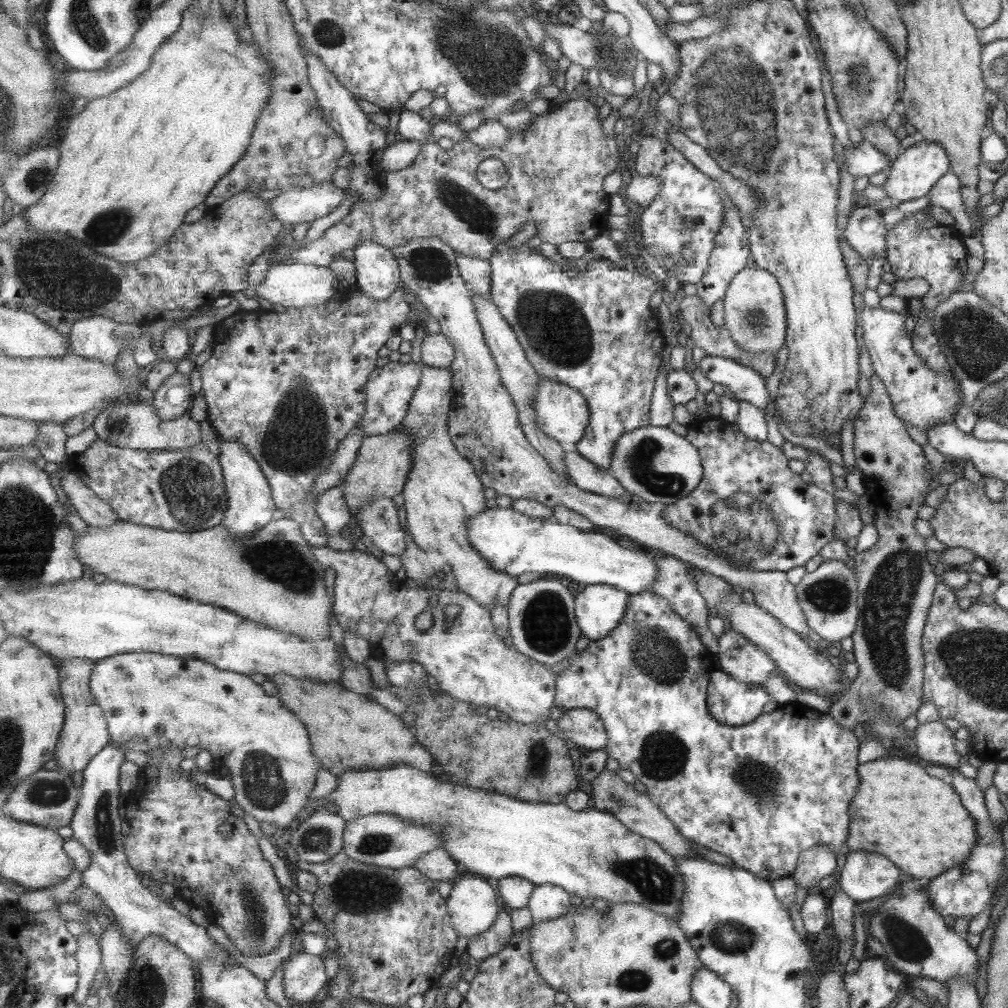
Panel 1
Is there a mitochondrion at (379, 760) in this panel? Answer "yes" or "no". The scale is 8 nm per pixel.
no

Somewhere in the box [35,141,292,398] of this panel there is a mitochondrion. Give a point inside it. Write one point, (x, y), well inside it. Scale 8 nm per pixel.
(109, 226)

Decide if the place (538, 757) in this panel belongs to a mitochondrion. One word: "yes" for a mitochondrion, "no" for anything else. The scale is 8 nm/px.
yes

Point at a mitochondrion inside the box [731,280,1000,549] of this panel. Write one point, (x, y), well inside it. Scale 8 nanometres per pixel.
(755, 320)

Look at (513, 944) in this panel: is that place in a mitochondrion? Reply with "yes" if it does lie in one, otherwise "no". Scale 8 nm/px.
no

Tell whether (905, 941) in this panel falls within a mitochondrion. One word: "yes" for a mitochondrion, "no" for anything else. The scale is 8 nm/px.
yes

